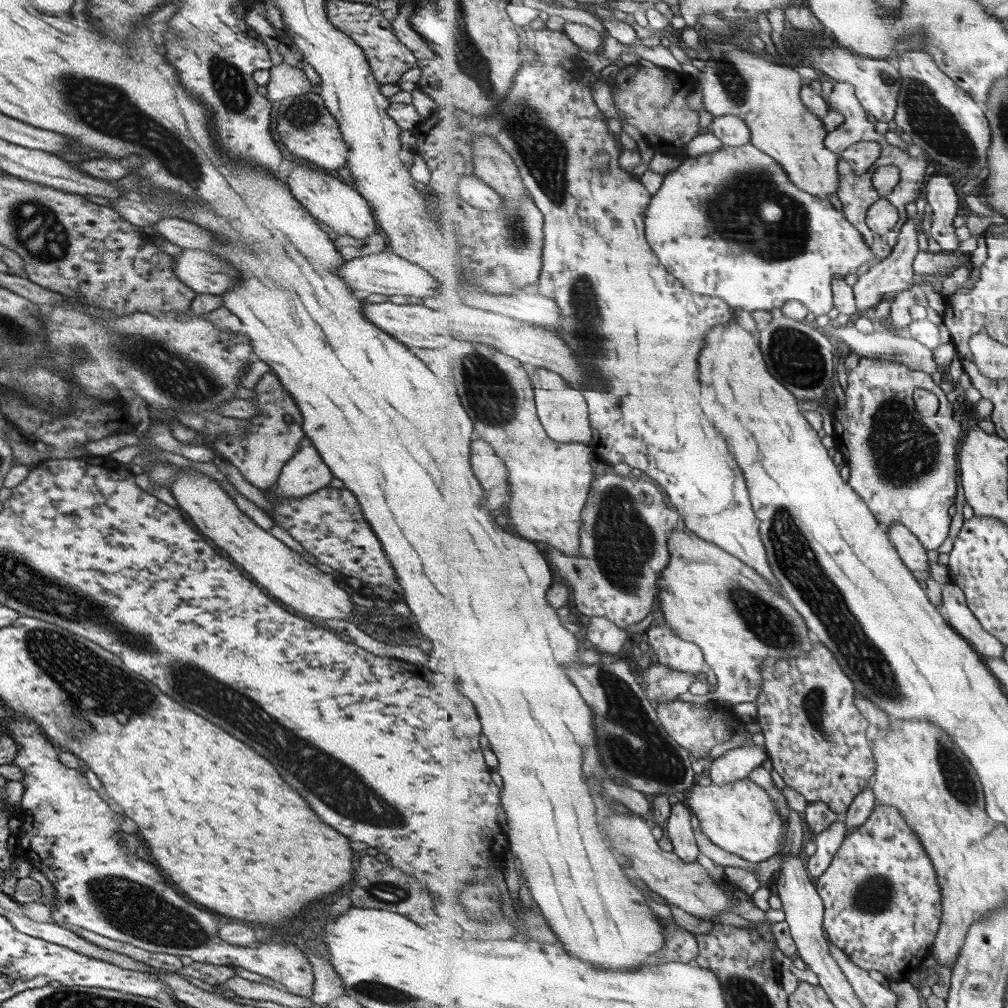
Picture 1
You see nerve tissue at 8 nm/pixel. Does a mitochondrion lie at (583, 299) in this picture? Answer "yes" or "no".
yes

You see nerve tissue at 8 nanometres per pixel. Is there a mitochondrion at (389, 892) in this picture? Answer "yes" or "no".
yes

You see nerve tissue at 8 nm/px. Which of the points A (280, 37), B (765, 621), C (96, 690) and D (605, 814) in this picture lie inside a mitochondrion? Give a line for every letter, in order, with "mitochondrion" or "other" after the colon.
A: other
B: mitochondrion
C: mitochondrion
D: other

